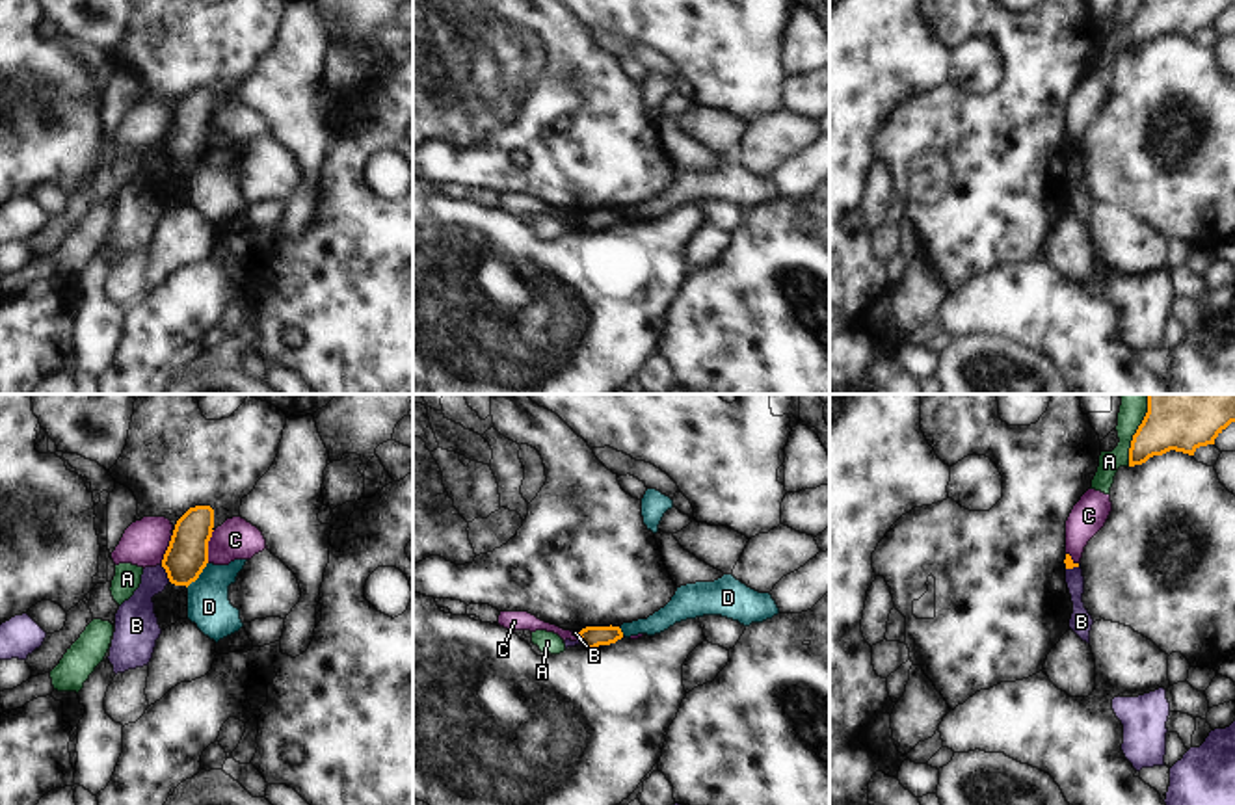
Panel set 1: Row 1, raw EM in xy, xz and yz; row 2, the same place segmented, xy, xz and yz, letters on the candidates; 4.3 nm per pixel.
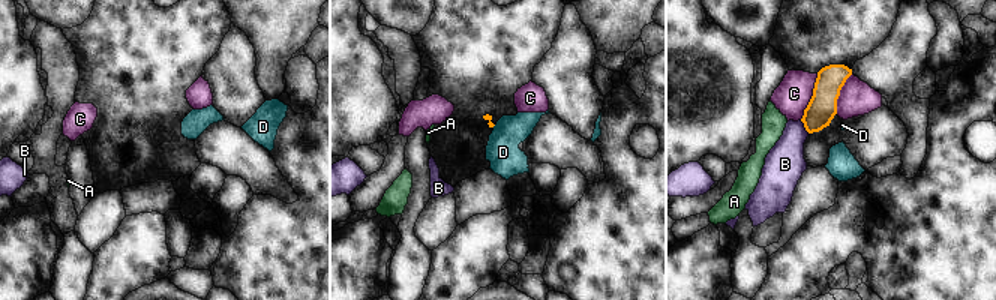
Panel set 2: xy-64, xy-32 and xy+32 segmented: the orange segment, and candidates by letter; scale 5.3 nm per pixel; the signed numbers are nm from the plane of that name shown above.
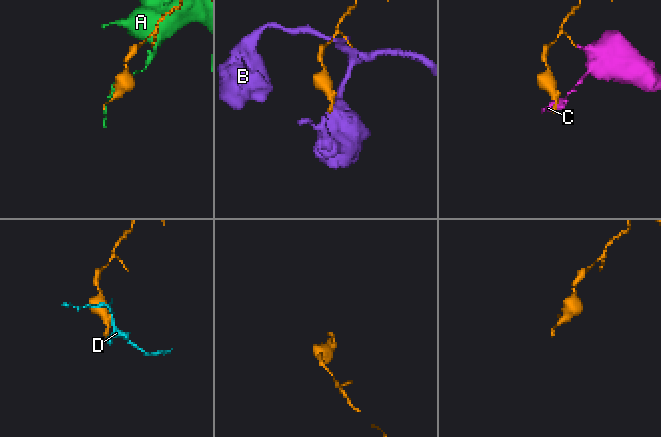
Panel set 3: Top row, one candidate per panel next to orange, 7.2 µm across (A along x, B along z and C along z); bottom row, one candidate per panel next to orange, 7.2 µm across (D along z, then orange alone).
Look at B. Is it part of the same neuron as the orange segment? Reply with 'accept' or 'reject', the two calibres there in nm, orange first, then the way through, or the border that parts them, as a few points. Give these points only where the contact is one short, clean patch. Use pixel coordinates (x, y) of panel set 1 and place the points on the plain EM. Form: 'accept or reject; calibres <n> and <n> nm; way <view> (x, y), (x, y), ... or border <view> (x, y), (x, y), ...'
reject; calibres 180 and 170 nm; border xy (160, 147), (170, 164)

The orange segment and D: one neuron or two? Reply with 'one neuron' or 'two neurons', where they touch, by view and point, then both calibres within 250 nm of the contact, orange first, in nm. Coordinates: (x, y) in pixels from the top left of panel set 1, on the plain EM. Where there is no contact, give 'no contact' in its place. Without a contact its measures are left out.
two neurons | xy (199, 157) | 180/190 nm

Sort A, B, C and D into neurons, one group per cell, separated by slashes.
A / B / C / D

